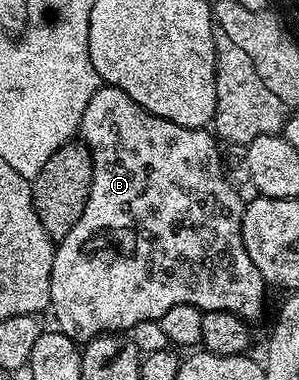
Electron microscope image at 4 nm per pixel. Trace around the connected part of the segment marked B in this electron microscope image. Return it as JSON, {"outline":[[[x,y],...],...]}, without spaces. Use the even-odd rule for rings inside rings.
{"outline":[[[103,84],[93,96],[93,100],[89,100],[89,105],[85,107],[78,137],[91,153],[93,180],[89,188],[89,200],[85,204],[85,212],[81,212],[81,220],[73,224],[73,232],[69,232],[69,236],[65,236],[55,247],[50,309],[55,310],[55,318],[59,321],[57,324],[59,332],[74,338],[79,344],[86,344],[104,332],[130,332],[134,326],[142,322],[157,322],[161,316],[165,316],[165,312],[169,312],[169,308],[175,307],[176,304],[193,304],[204,312],[208,310],[229,312],[244,320],[262,316],[263,297],[269,293],[269,287],[261,272],[257,272],[257,264],[249,260],[249,252],[245,252],[245,244],[241,236],[245,198],[231,187],[230,180],[223,175],[223,158],[219,155],[220,143],[210,129],[181,128],[181,124],[173,124],[161,116],[153,116],[148,110],[141,108],[141,104],[125,96],[121,88]]]}

